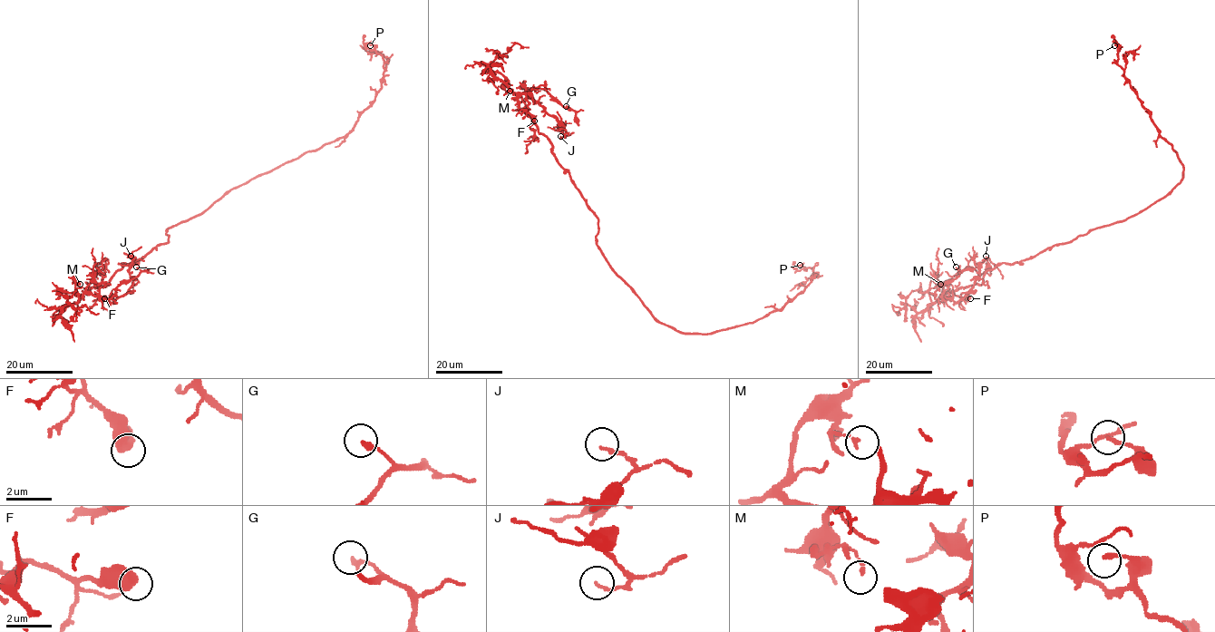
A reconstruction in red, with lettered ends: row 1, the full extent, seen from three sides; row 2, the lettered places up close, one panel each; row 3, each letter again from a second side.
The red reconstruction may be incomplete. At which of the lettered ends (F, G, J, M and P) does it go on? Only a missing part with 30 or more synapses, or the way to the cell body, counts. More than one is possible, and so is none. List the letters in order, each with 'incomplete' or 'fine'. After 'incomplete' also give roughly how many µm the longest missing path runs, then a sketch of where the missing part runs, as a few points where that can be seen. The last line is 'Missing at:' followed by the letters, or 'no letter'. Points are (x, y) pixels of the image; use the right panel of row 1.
F: fine
G: fine
J: fine
M: fine
P: fine
Missing at: no letter

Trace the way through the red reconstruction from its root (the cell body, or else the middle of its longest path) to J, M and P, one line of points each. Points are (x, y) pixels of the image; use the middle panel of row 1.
J: (616, 273), (597, 244), (597, 218), (518, 98), (529, 93), (554, 115), (563, 124), (560, 136)
M: (616, 273), (597, 244), (597, 218), (558, 161), (549, 140), (520, 109), (506, 80), (504, 85), (510, 91)
P: (616, 273), (660, 322), (683, 333), (710, 334), (752, 323), (781, 309), (811, 281), (814, 267), (800, 265)

